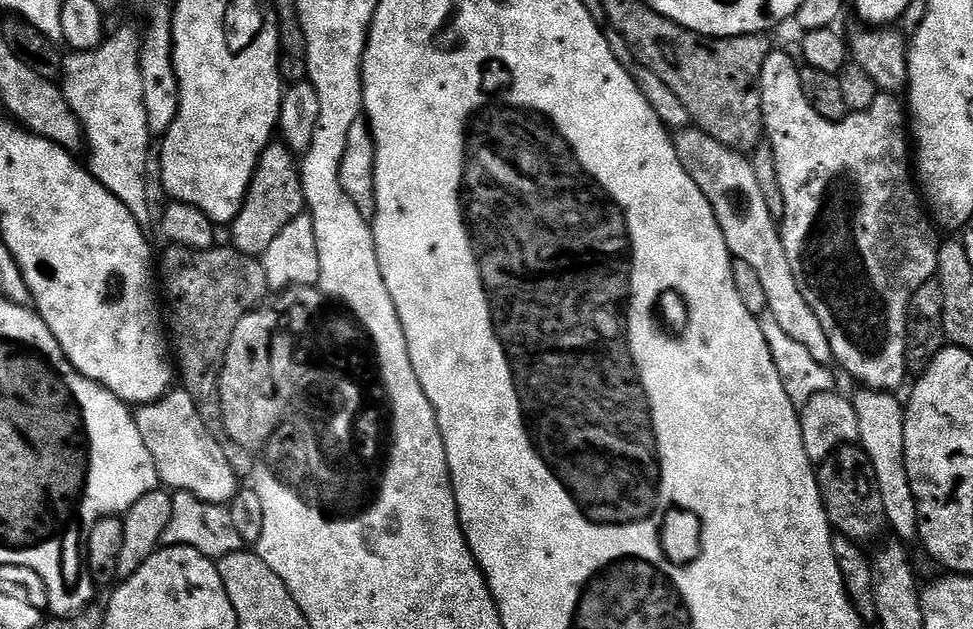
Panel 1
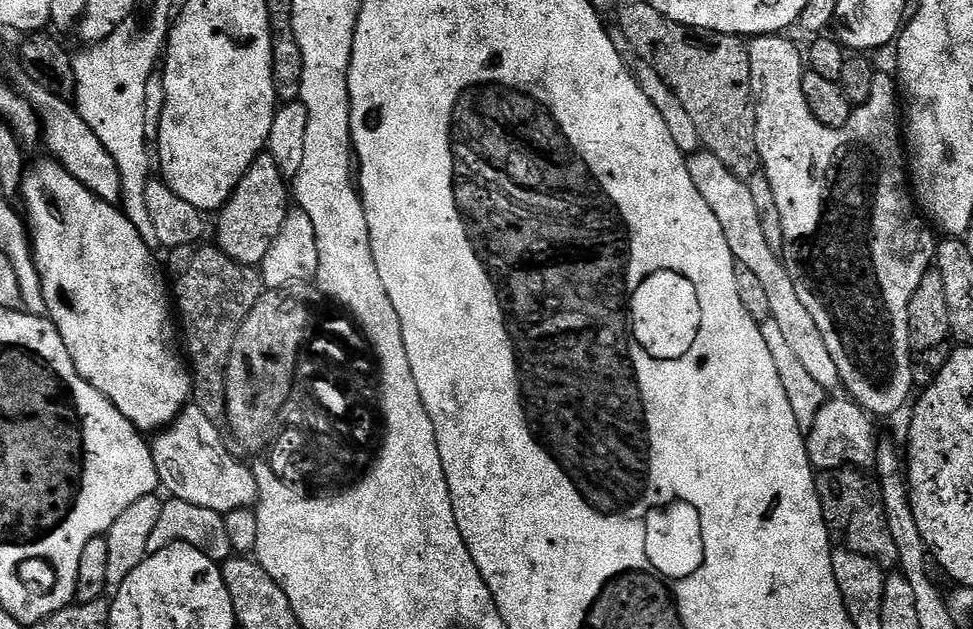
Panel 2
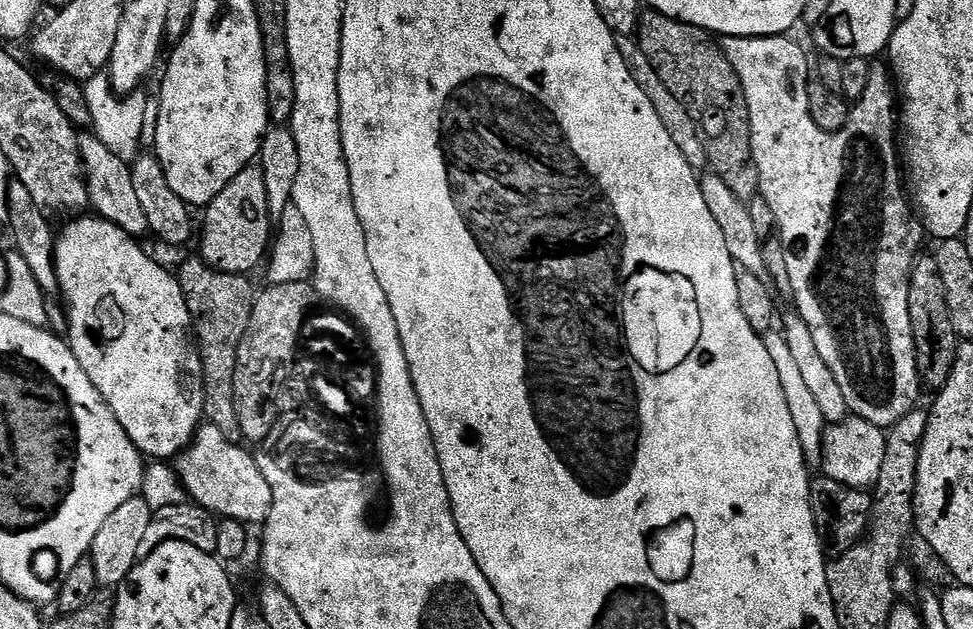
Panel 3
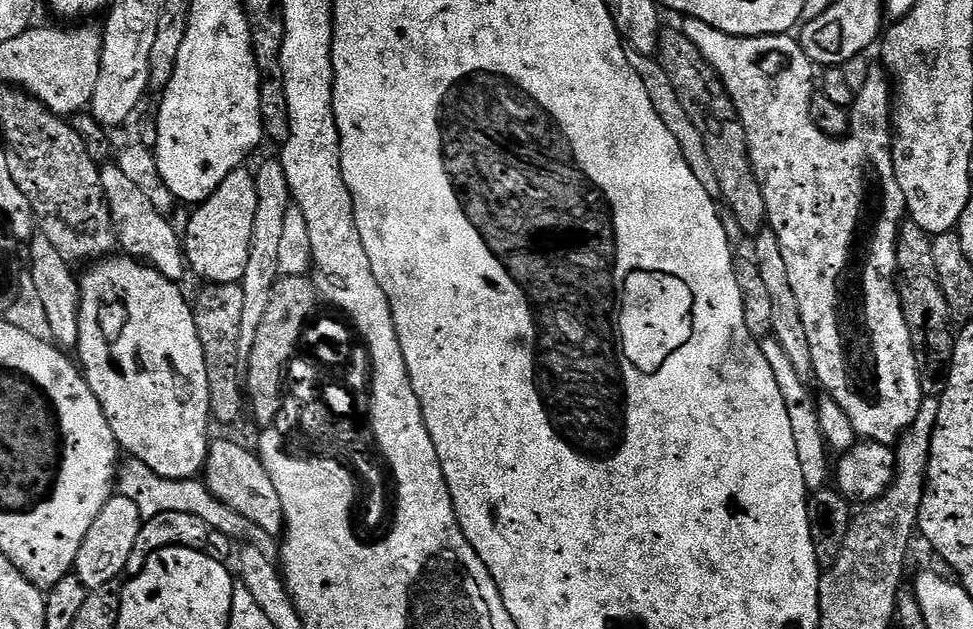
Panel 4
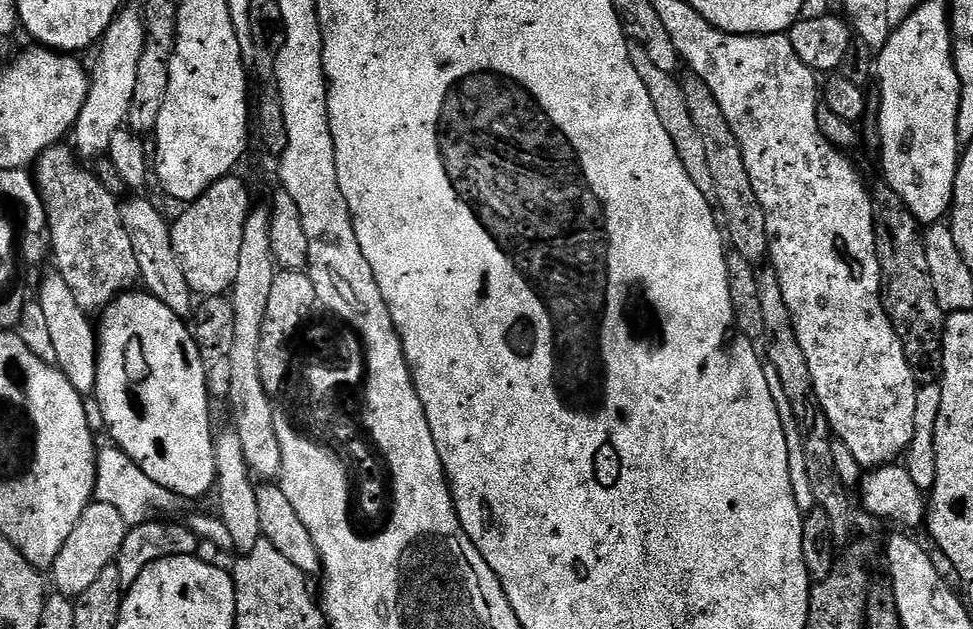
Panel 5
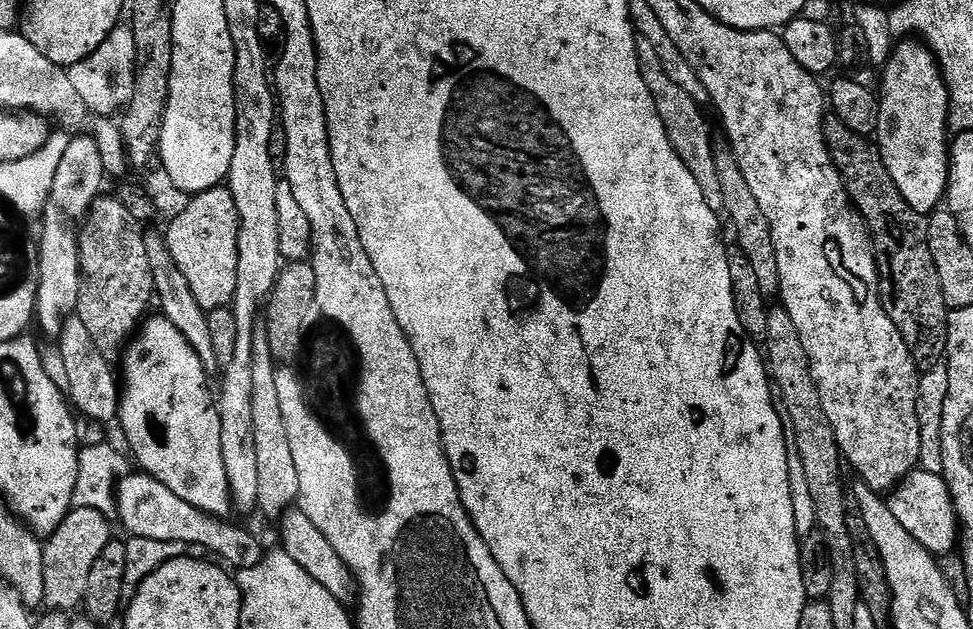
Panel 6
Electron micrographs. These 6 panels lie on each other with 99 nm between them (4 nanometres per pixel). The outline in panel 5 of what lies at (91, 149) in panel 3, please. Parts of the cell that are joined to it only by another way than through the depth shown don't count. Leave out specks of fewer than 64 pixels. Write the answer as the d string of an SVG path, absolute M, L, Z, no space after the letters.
M127 200L121 203L120 213L126 234L130 234L130 242L134 246L134 258L138 258L143 287L166 302L166 306L170 306L170 310L174 310L179 316L191 317L194 312L194 293L186 282L186 274L182 274L178 254L174 252L169 221L164 221L163 214L150 201Z

